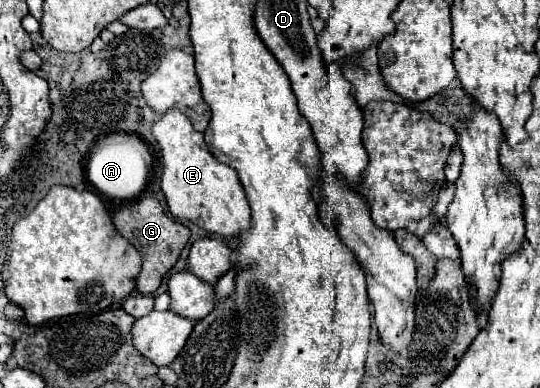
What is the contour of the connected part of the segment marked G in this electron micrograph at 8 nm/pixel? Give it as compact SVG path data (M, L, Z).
M145 196L135 204L127 204L127 206L119 208L113 216L113 224L125 240L129 240L139 252L143 252L143 268L135 280L135 288L141 294L153 294L159 288L163 276L177 262L185 244L189 242L189 234L191 234L189 228L183 226L181 222L169 218L155 196Z

